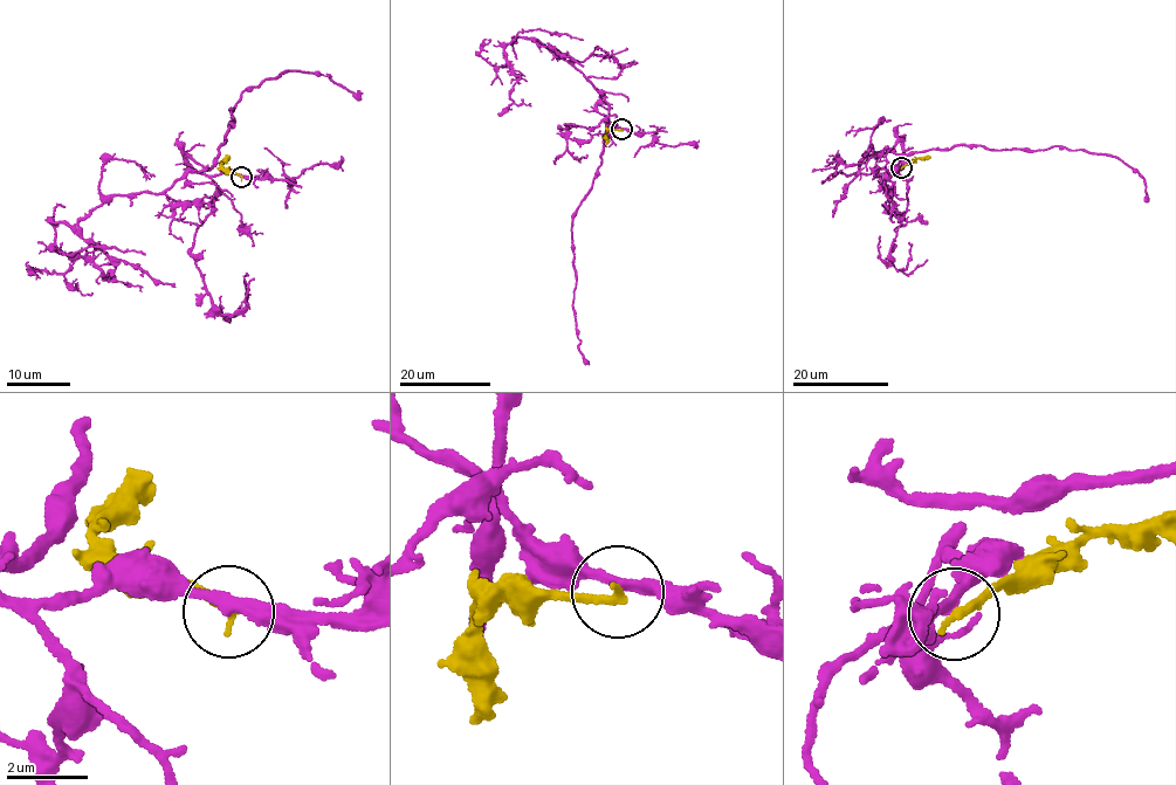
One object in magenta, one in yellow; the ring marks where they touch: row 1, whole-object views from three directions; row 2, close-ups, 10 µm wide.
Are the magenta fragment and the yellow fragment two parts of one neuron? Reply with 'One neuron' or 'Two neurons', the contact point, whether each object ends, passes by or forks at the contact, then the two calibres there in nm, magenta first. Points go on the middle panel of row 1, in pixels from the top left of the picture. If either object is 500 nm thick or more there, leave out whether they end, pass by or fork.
Two neurons. Place: (621, 129). At the ring magenta passes by. At the ring yellow ends. Thickness 280 nm (magenta) against 240 nm

